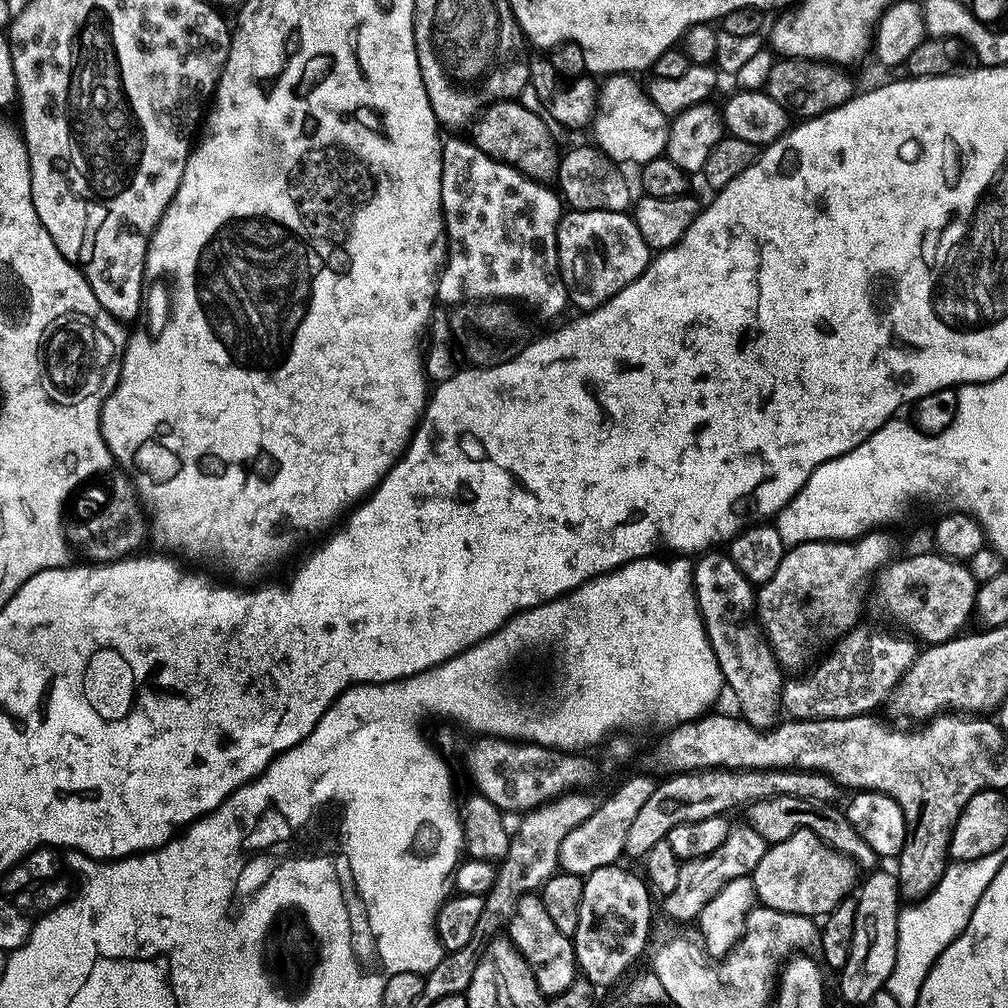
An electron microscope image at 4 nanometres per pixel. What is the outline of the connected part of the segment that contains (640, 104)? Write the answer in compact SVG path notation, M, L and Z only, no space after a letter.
M628 74L609 76L599 85L600 98L594 117L595 147L621 166L639 166L665 155L668 147L669 117L654 106L647 91L635 84Z

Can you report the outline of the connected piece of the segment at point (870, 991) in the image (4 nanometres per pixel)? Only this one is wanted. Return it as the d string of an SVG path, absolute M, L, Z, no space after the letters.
M882 868L871 871L855 897L854 933L846 965L839 969L840 994L850 1004L867 1005L883 991L897 958L897 914L902 904L895 873Z

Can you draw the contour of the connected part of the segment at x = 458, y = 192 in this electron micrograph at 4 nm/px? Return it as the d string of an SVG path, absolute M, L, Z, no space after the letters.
M471 139L443 141L442 150L442 210L444 211L444 232L448 236L448 255L444 267L440 269L440 278L436 281L436 294L439 303L463 306L469 302L513 302L521 300L532 308L537 308L544 316L556 316L564 307L569 307L568 285L564 283L564 275L560 272L560 258L558 248L558 226L562 215L562 200L555 191L548 189L547 183L533 180L530 176L523 176L517 168L503 164L500 160L490 158Z

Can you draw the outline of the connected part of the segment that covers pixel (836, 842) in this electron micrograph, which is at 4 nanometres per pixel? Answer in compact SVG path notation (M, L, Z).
M775 796L770 800L759 800L758 803L751 805L750 812L752 812L752 817L750 817L752 826L756 827L769 845L790 838L790 834L798 830L810 830L824 844L829 844L836 852L847 856L857 869L872 870L877 867L876 852L870 850L866 842L862 842L858 830L850 826L847 815L841 809L839 812L832 804L819 804L817 800L807 800L797 796Z

